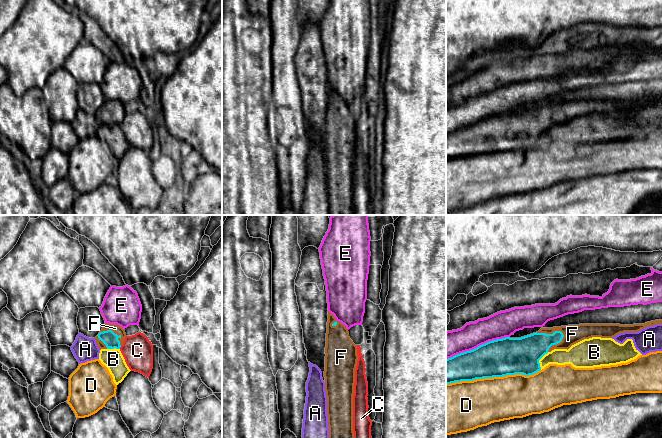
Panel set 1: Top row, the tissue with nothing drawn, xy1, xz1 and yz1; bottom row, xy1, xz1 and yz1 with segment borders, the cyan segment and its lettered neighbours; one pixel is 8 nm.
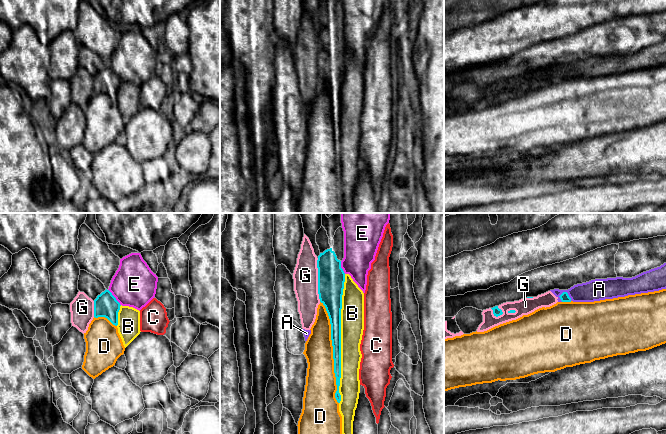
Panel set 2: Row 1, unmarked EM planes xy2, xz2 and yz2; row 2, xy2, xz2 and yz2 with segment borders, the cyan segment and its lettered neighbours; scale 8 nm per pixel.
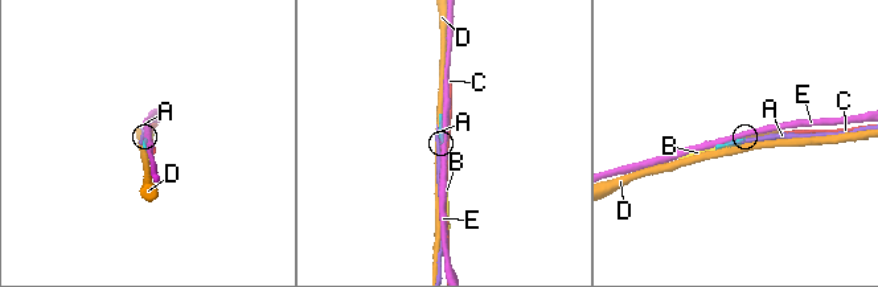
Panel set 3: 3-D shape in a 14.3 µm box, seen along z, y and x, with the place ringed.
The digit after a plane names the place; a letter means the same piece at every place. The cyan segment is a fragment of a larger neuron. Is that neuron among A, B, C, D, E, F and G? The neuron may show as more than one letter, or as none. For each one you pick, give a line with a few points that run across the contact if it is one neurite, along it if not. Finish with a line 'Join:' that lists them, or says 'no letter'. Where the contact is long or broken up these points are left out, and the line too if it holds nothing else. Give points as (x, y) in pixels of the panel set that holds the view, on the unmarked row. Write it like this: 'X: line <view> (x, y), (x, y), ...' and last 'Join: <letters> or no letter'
F: line yz1 (526, 128), (544, 117), (551, 110), (555, 107), (573, 110)
Join: F

